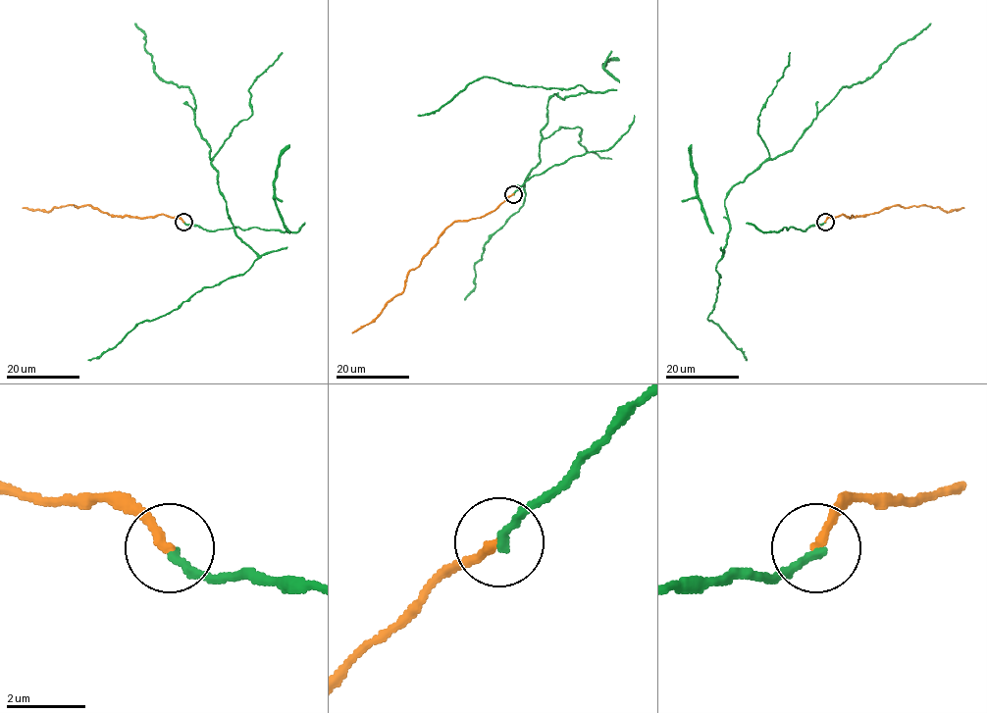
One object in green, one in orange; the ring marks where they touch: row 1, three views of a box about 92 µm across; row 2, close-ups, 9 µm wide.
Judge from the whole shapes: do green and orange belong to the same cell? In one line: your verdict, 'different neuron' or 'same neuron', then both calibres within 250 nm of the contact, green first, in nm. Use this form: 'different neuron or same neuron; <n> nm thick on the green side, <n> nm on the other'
same neuron; 240 nm thick on the green side, 240 nm on the other

